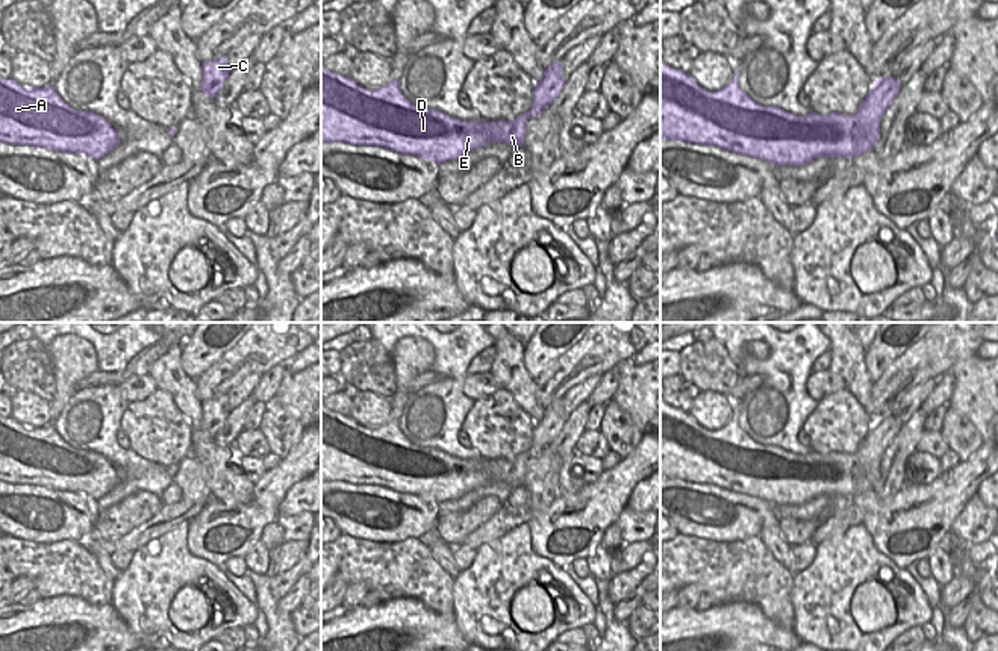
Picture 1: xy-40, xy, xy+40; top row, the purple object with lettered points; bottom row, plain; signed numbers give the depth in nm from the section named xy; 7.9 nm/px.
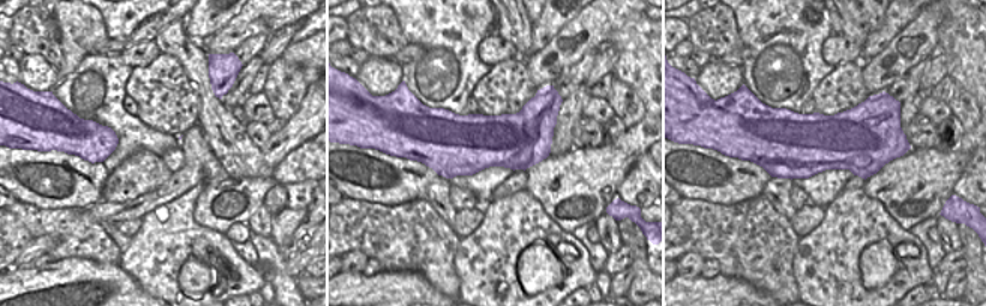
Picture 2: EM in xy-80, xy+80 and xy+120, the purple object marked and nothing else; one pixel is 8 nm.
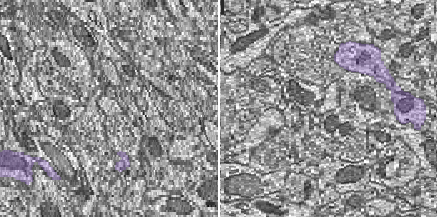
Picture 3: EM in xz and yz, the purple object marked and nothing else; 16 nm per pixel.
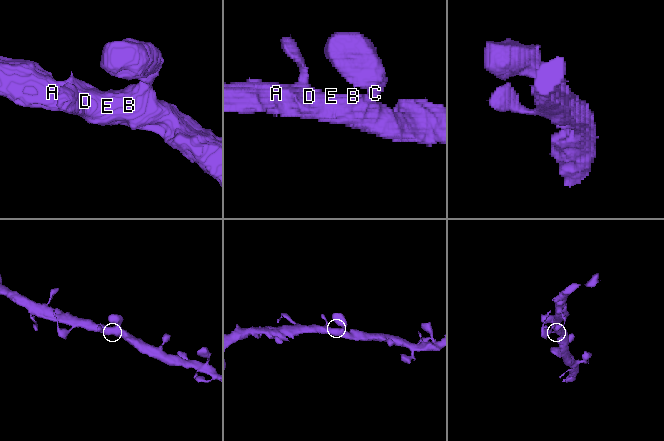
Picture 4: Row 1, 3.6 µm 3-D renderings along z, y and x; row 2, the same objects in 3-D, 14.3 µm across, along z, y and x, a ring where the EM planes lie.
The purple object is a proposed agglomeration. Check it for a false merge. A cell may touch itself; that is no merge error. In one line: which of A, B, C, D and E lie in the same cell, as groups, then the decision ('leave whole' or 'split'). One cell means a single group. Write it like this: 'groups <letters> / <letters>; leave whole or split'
groups A B C D E; leave whole

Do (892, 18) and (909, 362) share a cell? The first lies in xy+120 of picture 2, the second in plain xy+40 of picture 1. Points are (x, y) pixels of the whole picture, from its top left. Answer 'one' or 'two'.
two

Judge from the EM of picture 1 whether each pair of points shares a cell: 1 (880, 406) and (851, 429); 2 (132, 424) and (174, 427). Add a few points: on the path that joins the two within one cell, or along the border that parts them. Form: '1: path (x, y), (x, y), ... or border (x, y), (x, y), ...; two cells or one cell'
1: border (868, 414), (874, 420); two cells
2: path (143, 424), (164, 427); one cell

